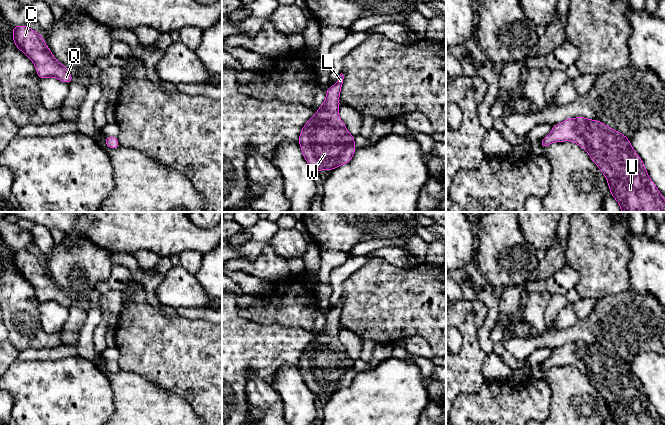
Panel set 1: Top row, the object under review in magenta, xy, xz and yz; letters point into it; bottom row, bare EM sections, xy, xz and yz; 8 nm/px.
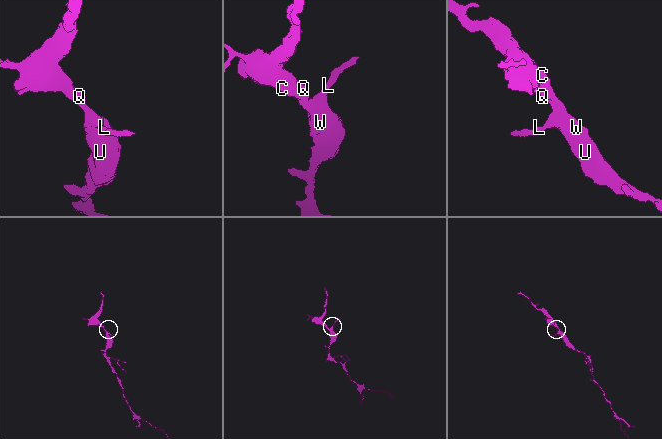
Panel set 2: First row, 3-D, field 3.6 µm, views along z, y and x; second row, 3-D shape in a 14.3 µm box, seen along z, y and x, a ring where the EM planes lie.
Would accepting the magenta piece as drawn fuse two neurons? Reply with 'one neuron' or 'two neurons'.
one neuron

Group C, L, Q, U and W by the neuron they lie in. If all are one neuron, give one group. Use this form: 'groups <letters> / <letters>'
groups C L Q U W

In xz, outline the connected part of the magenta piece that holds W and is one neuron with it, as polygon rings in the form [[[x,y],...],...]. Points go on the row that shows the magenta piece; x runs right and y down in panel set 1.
[[[341,73],[337,83],[326,89],[323,104],[303,126],[297,140],[303,157],[315,173],[333,171],[338,166],[348,164],[357,150],[355,136],[349,133],[339,117],[343,79]]]

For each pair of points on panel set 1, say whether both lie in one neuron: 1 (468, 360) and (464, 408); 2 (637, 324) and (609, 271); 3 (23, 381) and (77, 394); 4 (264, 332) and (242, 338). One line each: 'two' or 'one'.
1: two
2: two
3: one
4: one

